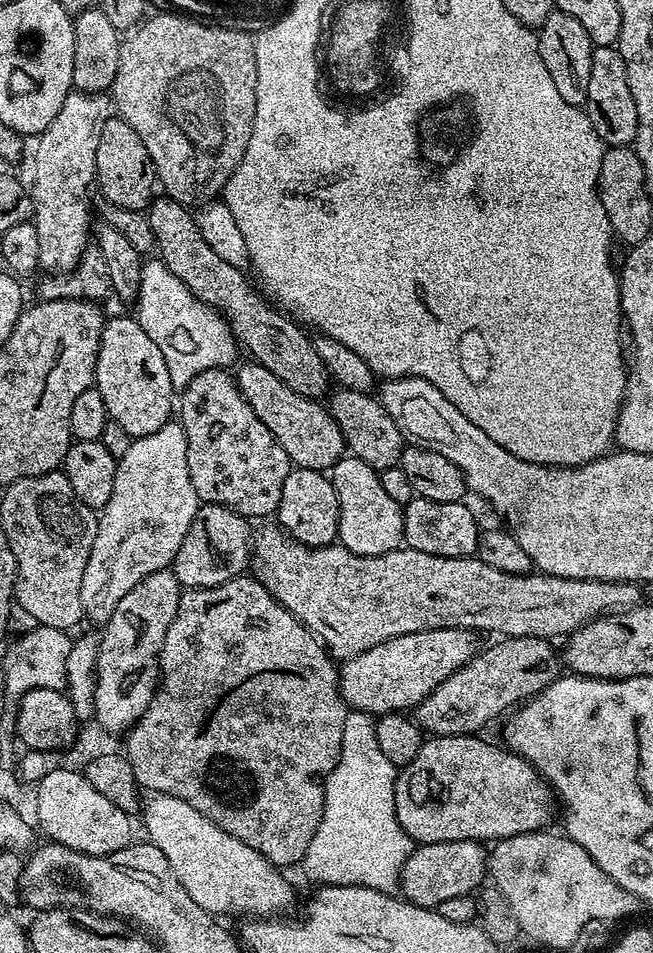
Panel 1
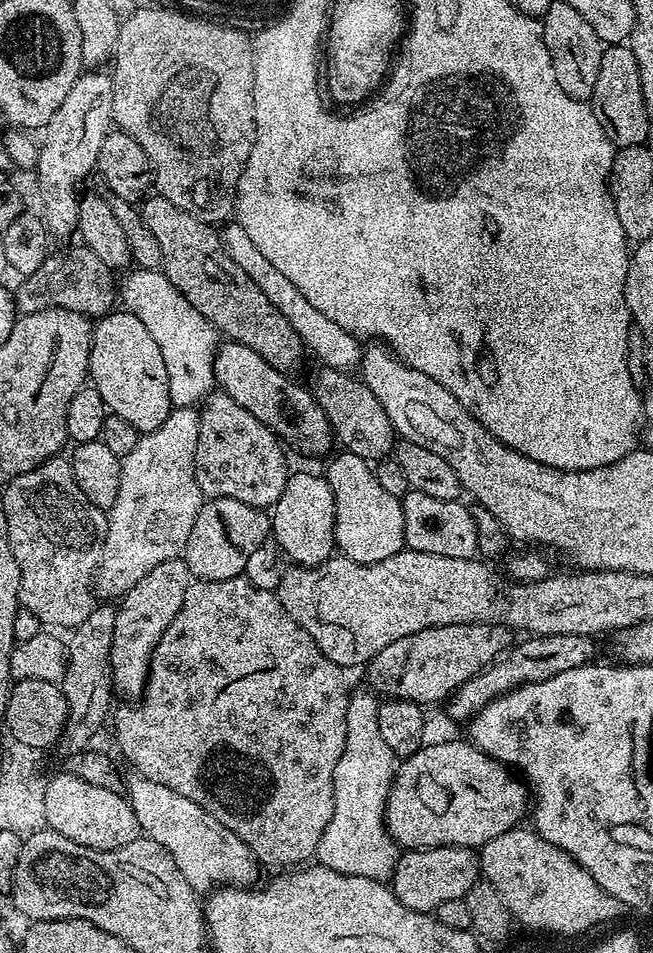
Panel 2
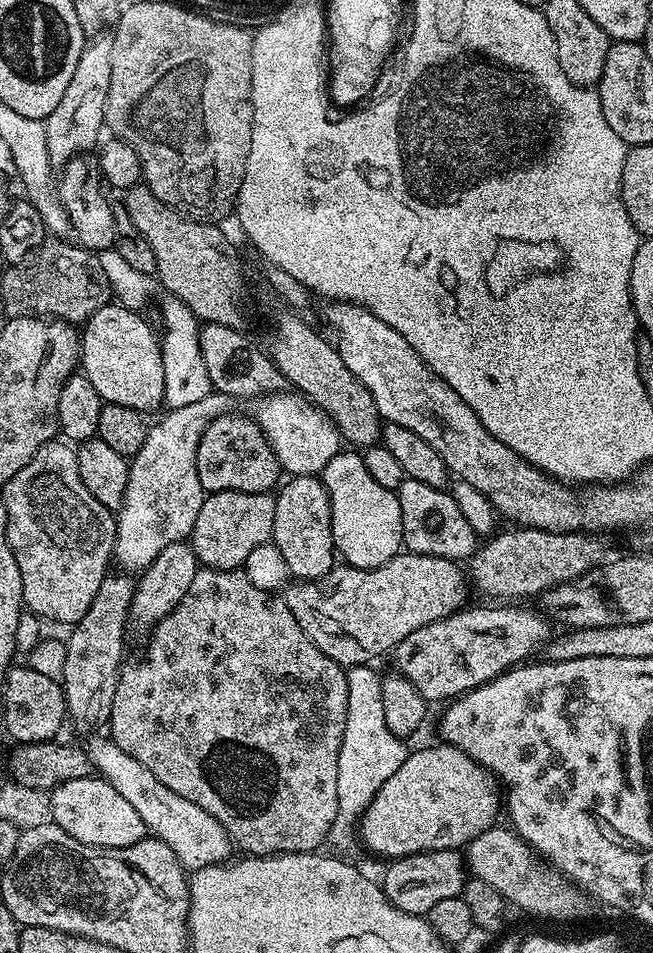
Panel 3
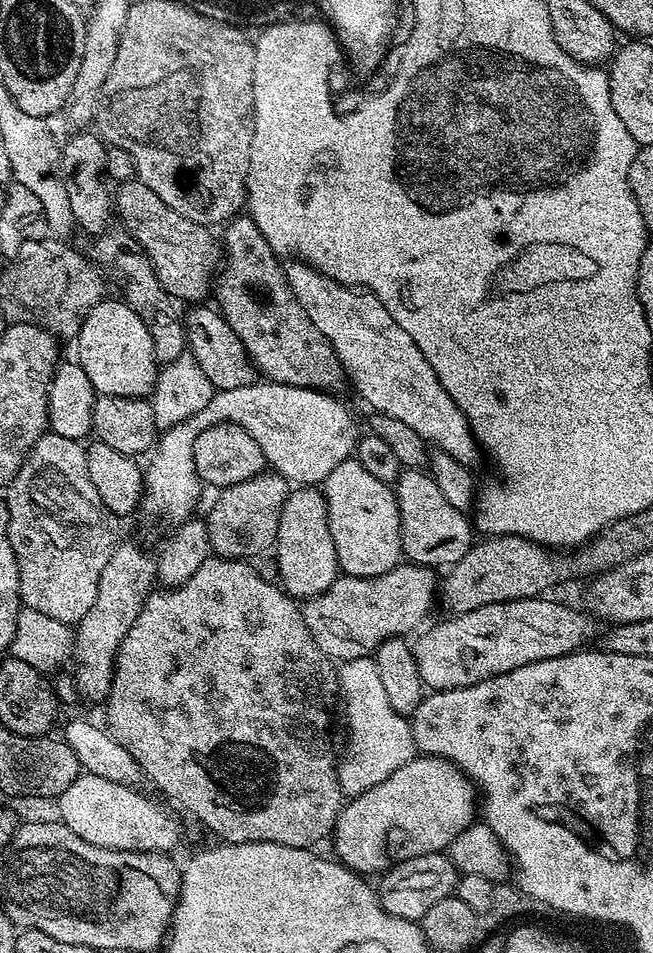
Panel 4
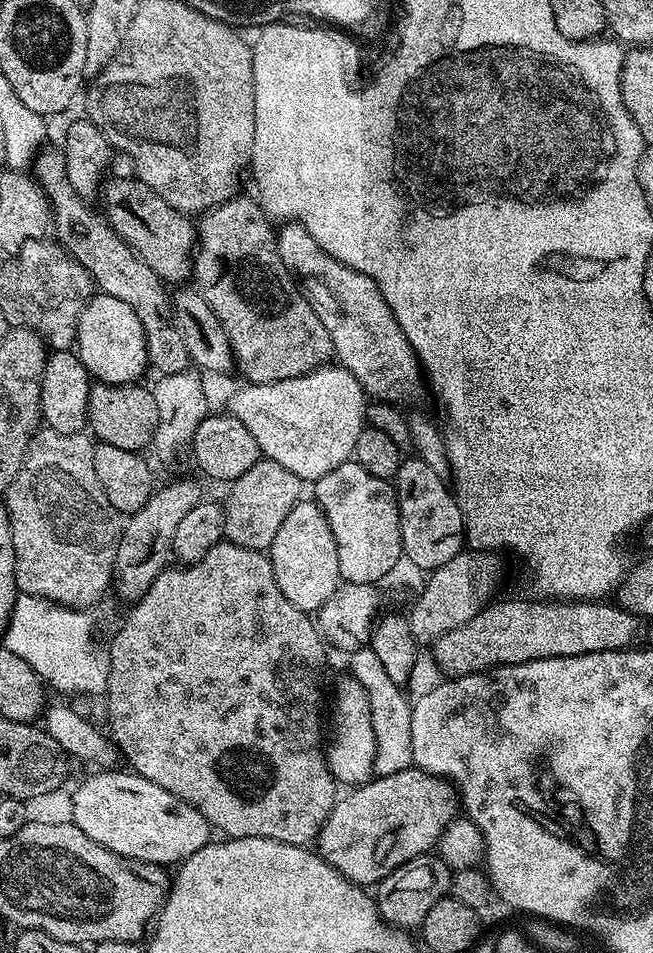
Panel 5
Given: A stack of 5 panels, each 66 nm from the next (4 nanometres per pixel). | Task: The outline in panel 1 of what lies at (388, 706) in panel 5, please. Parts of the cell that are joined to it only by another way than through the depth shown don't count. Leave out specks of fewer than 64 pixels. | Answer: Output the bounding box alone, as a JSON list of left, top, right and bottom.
[302,711,414,894]

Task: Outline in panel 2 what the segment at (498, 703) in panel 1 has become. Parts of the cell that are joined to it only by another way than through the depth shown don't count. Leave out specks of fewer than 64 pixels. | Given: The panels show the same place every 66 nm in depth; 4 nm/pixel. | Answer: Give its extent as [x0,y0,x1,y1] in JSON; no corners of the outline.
[446,634,597,721]

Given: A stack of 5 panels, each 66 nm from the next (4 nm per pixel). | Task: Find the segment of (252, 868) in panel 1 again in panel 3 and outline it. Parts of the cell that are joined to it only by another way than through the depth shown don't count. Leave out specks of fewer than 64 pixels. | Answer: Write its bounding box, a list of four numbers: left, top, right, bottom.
[84,735,234,870]

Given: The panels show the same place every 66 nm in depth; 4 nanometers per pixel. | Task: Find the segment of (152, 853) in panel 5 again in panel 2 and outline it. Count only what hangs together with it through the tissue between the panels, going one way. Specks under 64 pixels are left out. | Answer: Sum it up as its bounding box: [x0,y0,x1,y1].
[46,771,141,850]

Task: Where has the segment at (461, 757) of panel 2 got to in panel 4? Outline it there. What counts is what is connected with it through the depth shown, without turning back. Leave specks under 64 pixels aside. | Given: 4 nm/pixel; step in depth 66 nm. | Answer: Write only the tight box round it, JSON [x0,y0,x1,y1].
[334,754,478,874]

